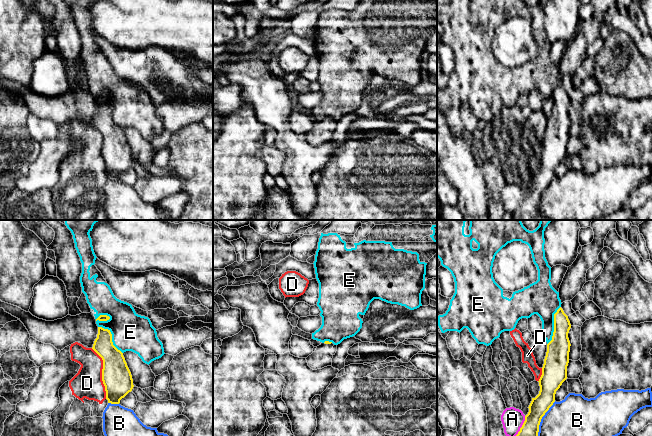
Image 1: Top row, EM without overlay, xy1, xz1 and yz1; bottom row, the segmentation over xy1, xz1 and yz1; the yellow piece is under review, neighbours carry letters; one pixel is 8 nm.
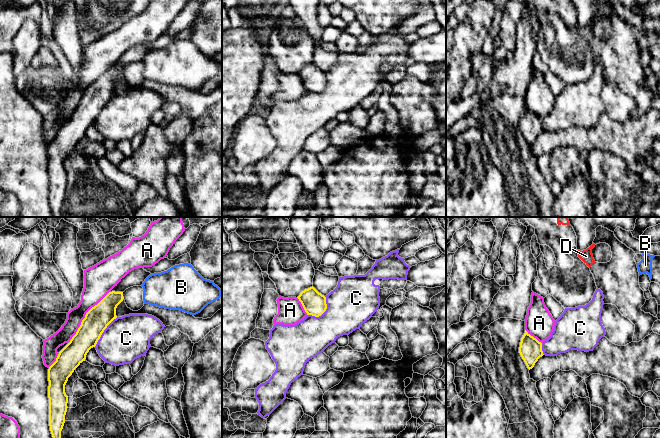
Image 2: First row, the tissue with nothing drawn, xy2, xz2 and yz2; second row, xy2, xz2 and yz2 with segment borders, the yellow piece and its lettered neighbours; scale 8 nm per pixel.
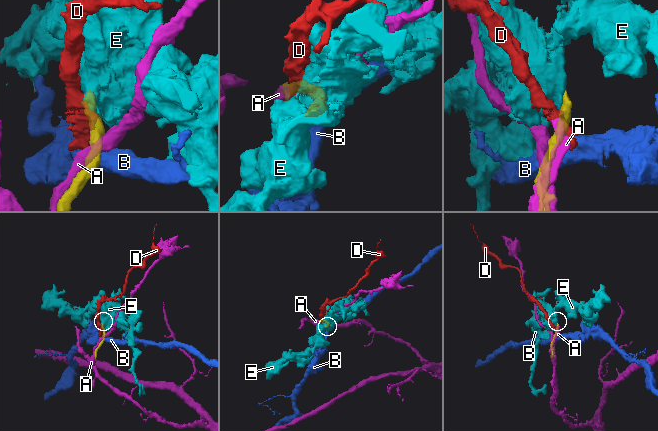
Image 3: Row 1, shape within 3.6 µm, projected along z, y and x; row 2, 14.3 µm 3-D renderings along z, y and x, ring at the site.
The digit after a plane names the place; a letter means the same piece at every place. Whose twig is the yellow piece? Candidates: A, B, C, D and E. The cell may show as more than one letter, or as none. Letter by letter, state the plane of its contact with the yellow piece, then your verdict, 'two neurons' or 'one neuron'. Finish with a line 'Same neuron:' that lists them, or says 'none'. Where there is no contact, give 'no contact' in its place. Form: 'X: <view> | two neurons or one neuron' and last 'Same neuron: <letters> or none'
A: xy2 | two neurons
B: yz1 | two neurons
C: xz2 | two neurons
D: xy1 | two neurons
E: yz1 | two neurons
Same neuron: none

